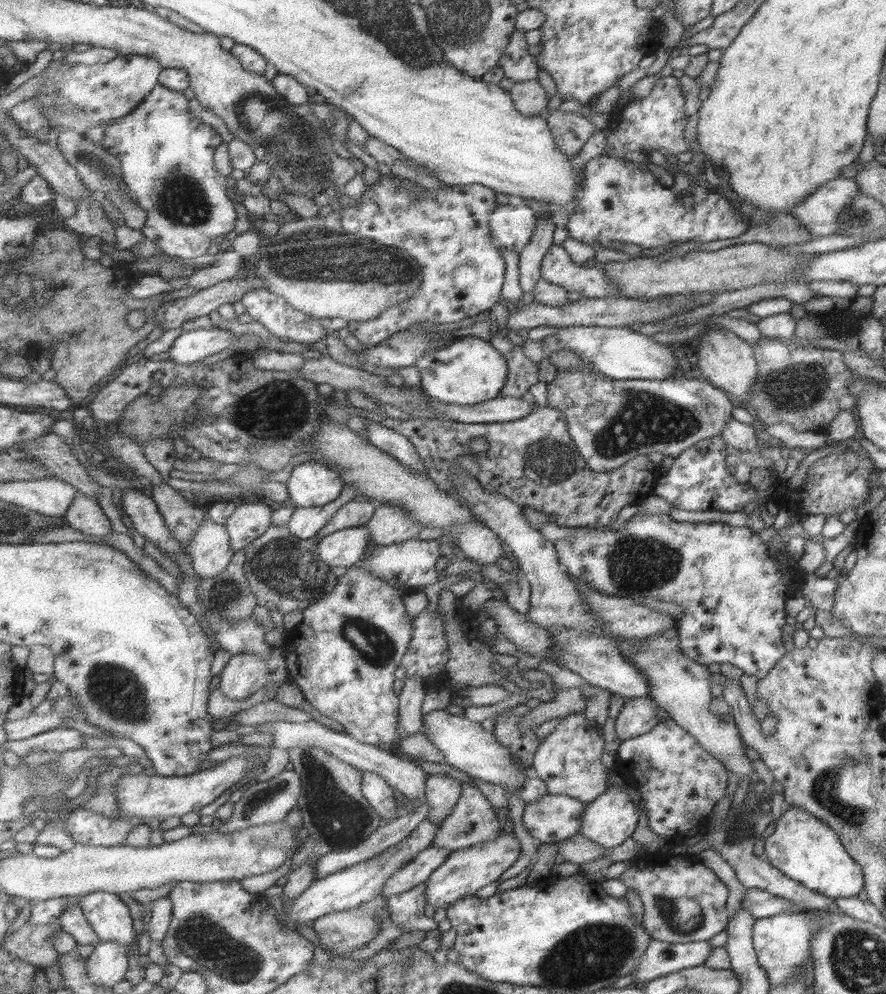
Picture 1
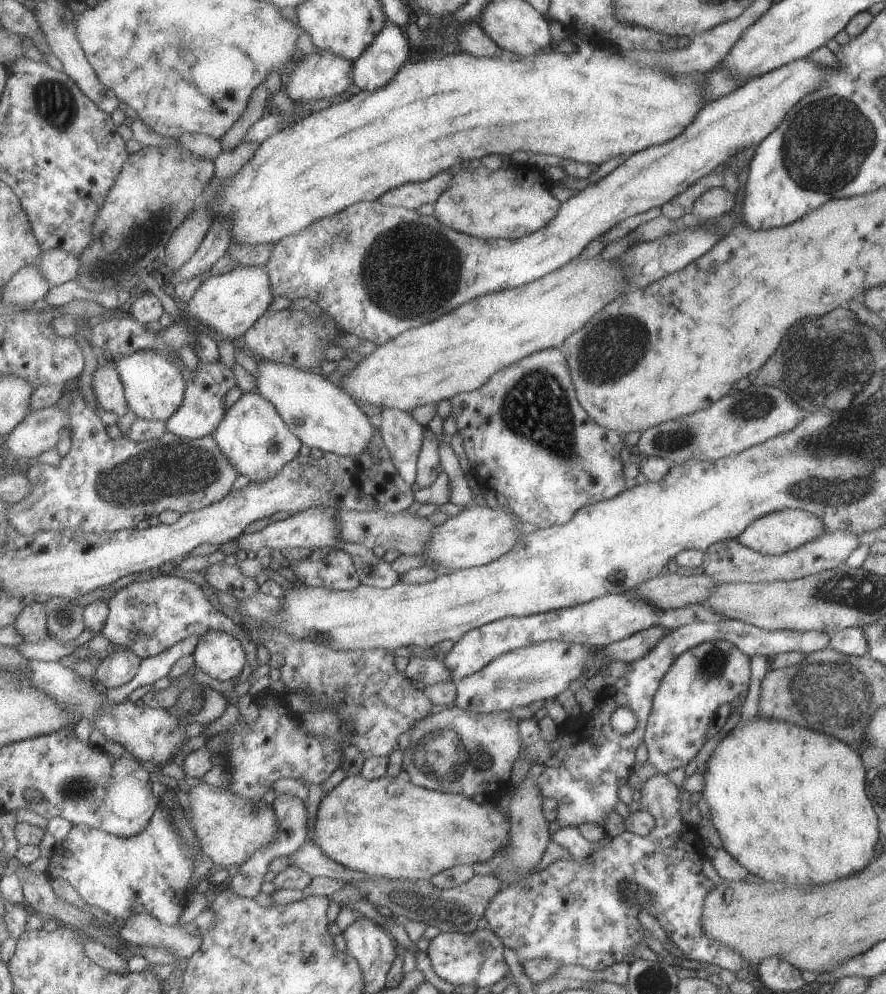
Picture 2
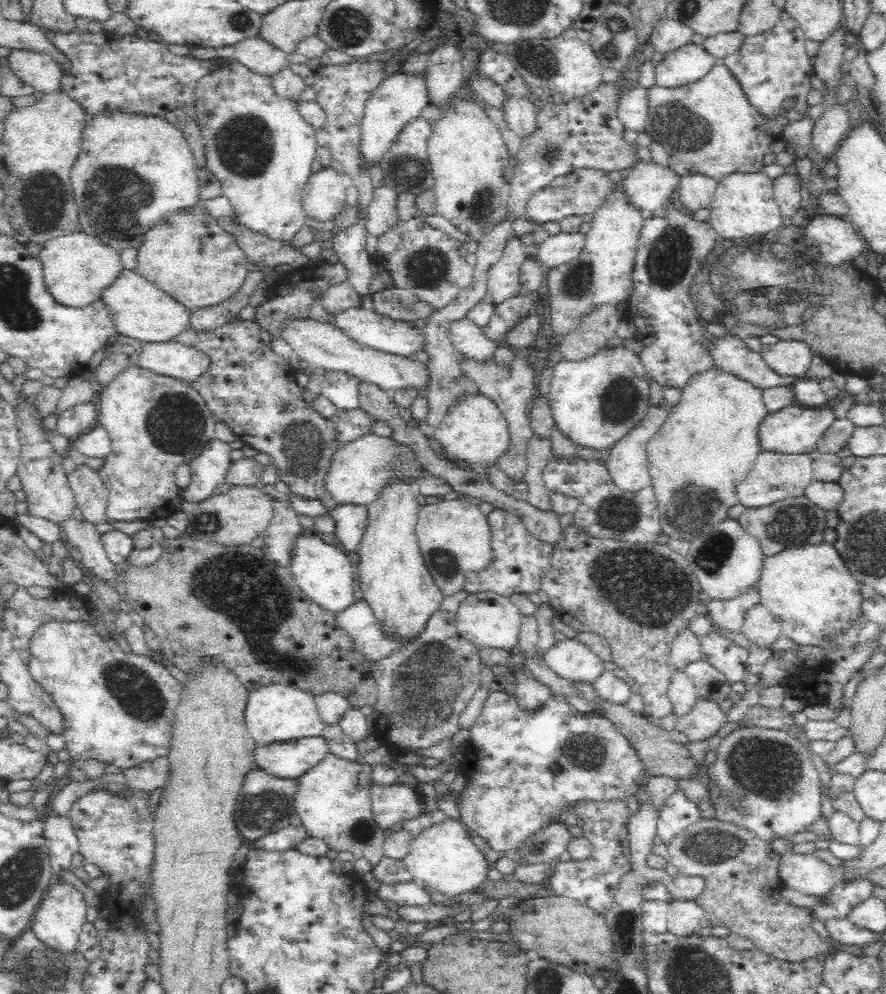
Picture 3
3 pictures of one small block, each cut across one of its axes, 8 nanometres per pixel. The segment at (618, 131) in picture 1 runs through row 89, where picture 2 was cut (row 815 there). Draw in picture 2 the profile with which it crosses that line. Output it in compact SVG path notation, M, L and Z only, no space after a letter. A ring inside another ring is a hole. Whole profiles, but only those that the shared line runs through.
M663 773L649 777L636 796L638 809L651 814L654 820L653 828L647 835L623 831L613 838L609 837L609 842L603 847L591 846L589 855L581 862L557 859L527 878L519 876L515 884L503 889L489 902L485 916L489 928L504 940L507 948L516 952L521 963L549 959L559 960L564 965L574 963L589 970L601 971L615 962L626 962L629 965L635 962L631 958L631 948L643 940L639 932L637 912L645 906L645 912L659 922L667 938L687 959L700 964L715 964L733 973L747 966L741 954L733 952L721 942L711 940L701 928L703 903L709 890L713 890L715 885L704 875L703 841L696 834L695 826L681 820L680 791Z

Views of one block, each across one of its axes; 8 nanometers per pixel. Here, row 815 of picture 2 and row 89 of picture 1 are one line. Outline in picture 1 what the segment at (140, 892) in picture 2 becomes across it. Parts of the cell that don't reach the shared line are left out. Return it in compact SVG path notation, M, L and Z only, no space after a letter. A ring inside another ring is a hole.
M157 84L153 88L153 92L148 98L145 98L131 114L123 116L123 118L117 118L117 120L111 120L107 124L99 124L95 128L91 128L89 133L84 133L83 137L94 144L101 144L104 148L114 156L117 156L122 161L122 170L126 179L126 186L128 186L129 193L132 194L134 200L148 213L149 219L145 228L143 228L143 233L146 234L146 238L153 241L160 252L165 252L167 255L177 256L181 259L189 261L192 258L197 258L197 256L203 256L209 252L211 244L215 238L229 234L235 230L235 222L237 222L237 208L235 208L235 202L229 198L227 194L226 178L223 174L219 174L215 170L215 152L217 148L223 143L223 138L221 134L217 134L217 130L205 122L201 122L197 116L191 113L191 108L189 108L189 98L183 94L183 92L174 91L172 88L167 88L164 84Z

